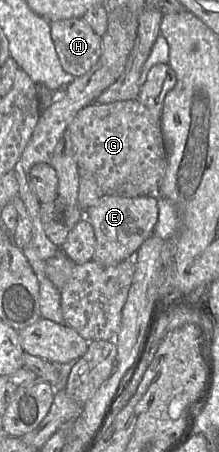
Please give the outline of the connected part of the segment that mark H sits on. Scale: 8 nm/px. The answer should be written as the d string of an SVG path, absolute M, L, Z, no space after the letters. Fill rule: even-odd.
M82 18L50 22L51 38L65 72L77 78L87 73L102 53L102 38Z

